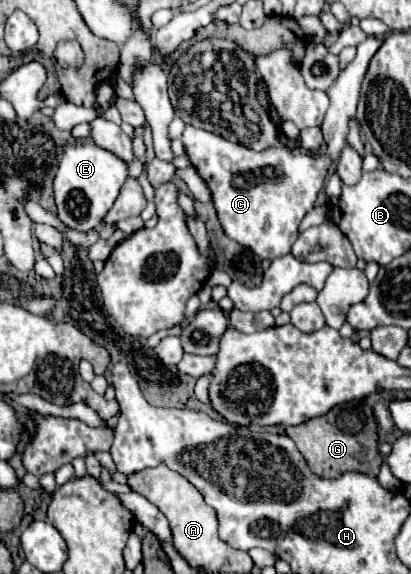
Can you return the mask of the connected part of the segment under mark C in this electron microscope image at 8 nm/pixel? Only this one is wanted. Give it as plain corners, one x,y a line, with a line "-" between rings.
369,36
365,42
361,42
353,62
339,74
339,78
333,82
333,88
327,90
331,104
321,124
325,146
319,150
319,154
291,152
287,146
271,146
267,150
255,152
213,132
195,126
185,128
181,142
185,144
185,152
191,164
197,168
199,176
211,190
213,206
225,234
241,246
249,248
261,260
275,260
289,254
293,242
297,240
299,222
313,208
331,164
335,158
339,158
345,146
349,118
355,116
357,108
361,78
365,78
365,70
377,52
377,46
381,46
381,42
375,36

